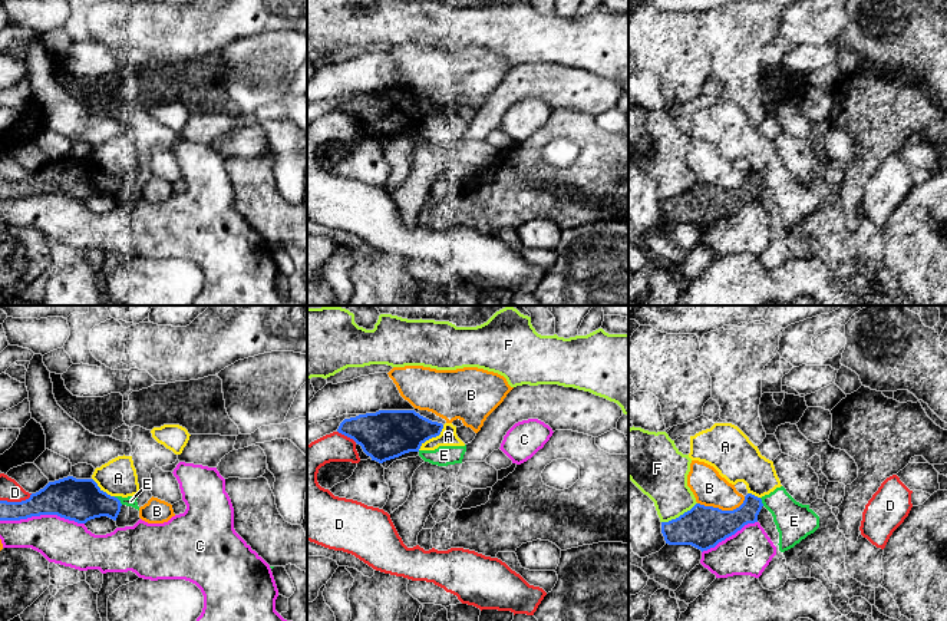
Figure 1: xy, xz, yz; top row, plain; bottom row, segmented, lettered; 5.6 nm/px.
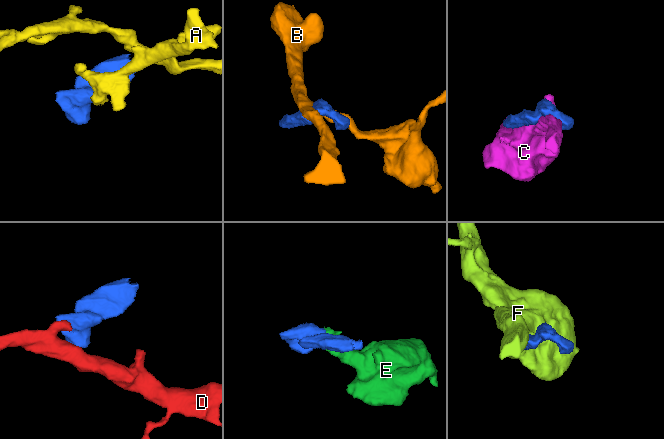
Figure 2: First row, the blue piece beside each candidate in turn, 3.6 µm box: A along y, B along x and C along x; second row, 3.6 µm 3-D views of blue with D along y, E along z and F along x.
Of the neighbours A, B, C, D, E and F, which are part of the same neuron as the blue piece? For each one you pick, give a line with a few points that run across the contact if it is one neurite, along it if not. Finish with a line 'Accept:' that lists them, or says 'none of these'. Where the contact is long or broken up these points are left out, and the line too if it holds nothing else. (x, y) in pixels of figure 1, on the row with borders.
Accept: none of these

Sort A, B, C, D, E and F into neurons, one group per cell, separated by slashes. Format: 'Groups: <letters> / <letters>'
Groups: A E / B / C / D / F

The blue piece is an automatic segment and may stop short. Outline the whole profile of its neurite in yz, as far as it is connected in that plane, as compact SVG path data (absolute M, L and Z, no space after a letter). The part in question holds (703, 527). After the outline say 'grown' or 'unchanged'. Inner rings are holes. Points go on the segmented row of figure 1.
M748 493L743 503L733 511L696 503L679 518L661 522L661 534L669 545L692 545L703 552L745 525L758 522L762 506L762 499L752 493Z; unchanged

